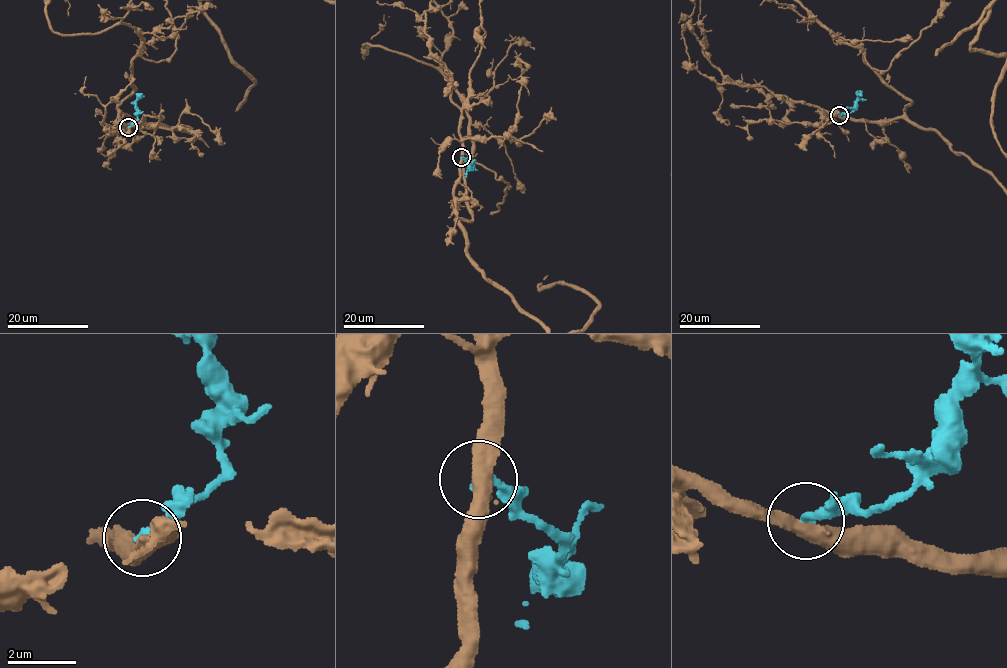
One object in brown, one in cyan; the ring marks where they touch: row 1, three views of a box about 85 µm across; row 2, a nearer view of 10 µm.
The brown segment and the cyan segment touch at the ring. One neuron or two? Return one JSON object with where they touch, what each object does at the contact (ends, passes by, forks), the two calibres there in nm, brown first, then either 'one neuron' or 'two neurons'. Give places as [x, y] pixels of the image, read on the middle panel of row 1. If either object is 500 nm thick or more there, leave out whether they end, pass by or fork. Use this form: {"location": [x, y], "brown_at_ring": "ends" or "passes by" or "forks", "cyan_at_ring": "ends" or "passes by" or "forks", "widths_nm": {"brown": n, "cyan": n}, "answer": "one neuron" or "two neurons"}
{"location": [461, 157], "brown_at_ring": "passes by", "cyan_at_ring": "ends", "widths_nm": {"brown": 440, "cyan": 190}, "answer": "two neurons"}

